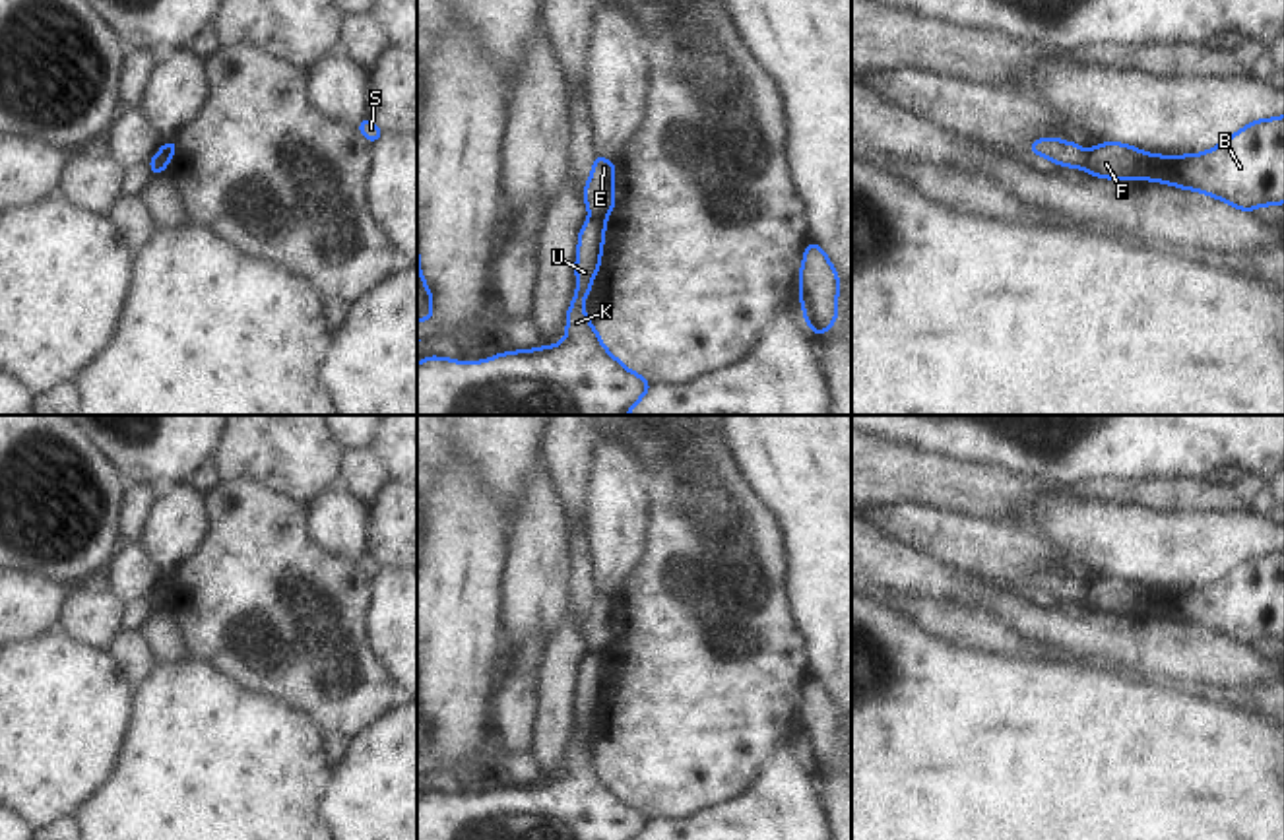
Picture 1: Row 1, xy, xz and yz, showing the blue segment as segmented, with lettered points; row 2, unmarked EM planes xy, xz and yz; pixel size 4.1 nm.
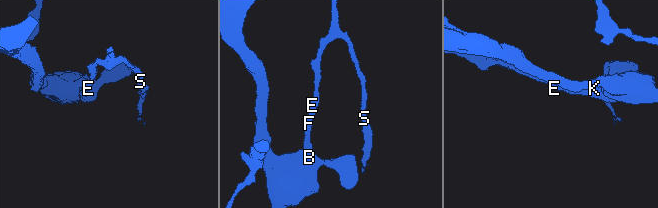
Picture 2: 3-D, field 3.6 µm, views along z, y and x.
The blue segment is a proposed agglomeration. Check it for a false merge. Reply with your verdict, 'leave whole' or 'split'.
split

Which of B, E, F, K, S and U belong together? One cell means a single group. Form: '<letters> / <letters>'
B F K U / E S

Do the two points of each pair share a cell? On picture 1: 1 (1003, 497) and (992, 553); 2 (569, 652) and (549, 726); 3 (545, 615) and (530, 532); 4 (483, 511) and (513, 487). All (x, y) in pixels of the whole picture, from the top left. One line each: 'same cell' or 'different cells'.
1: different cells
2: same cell
3: same cell
4: different cells

